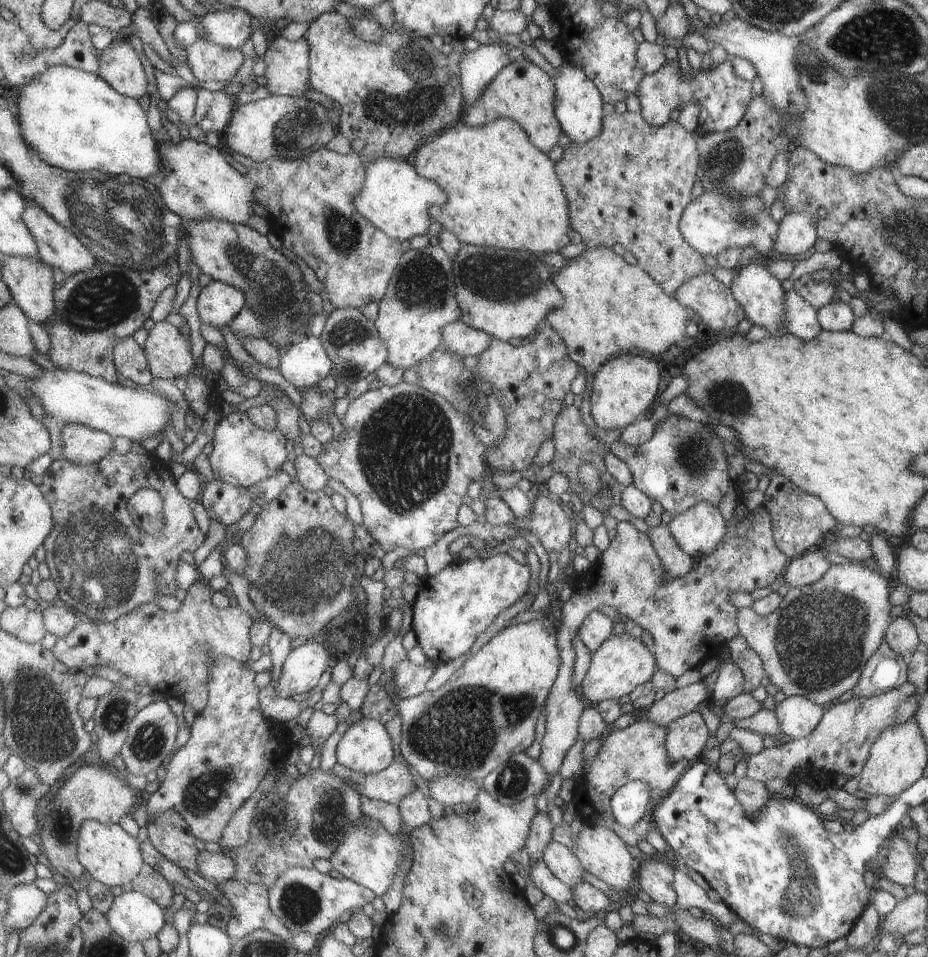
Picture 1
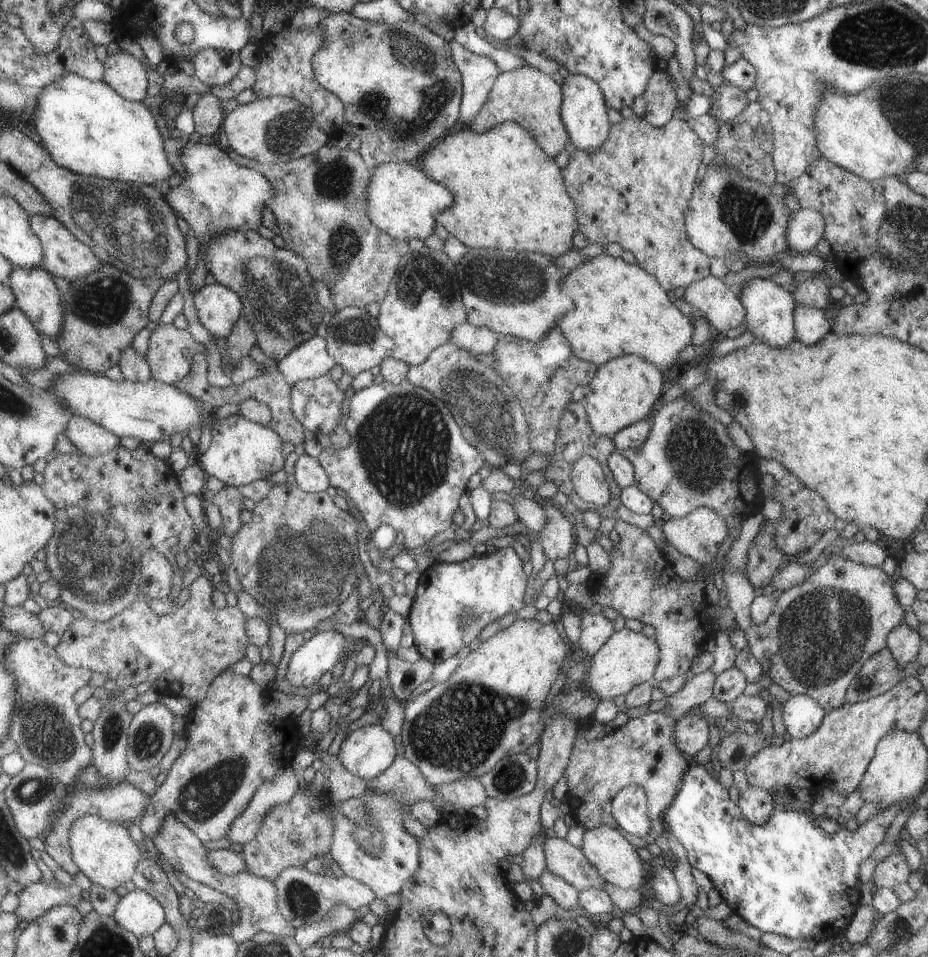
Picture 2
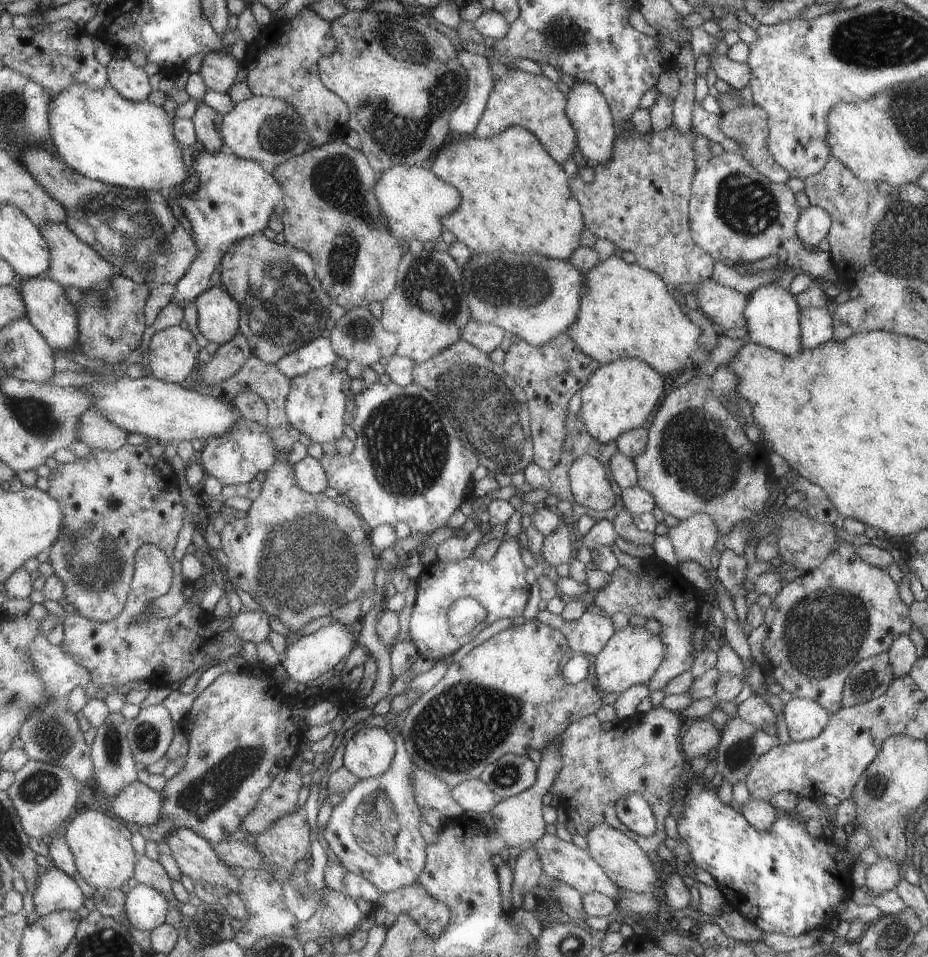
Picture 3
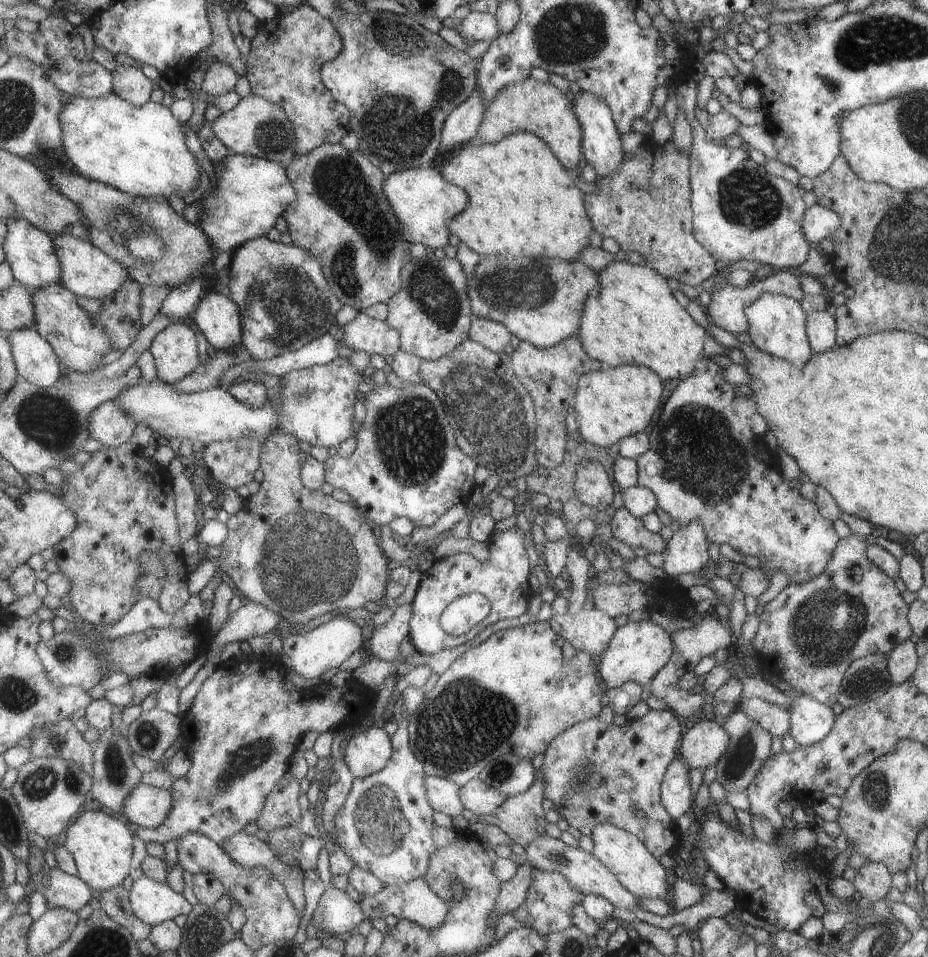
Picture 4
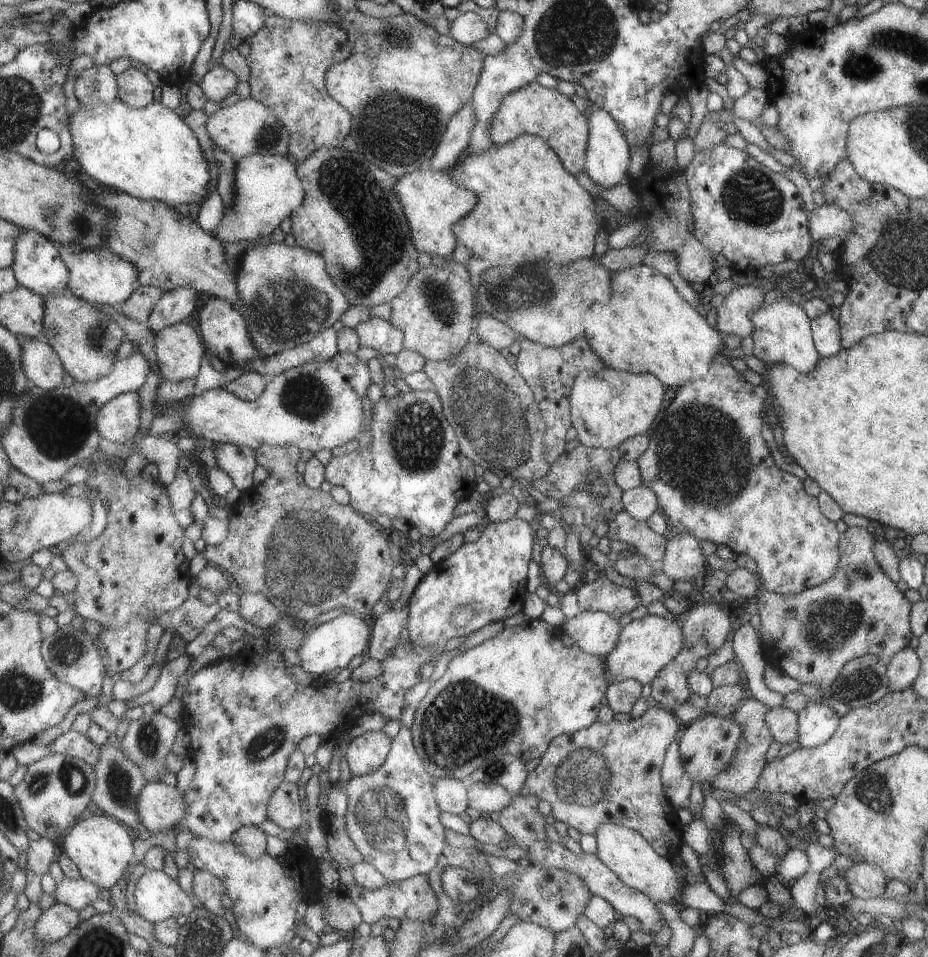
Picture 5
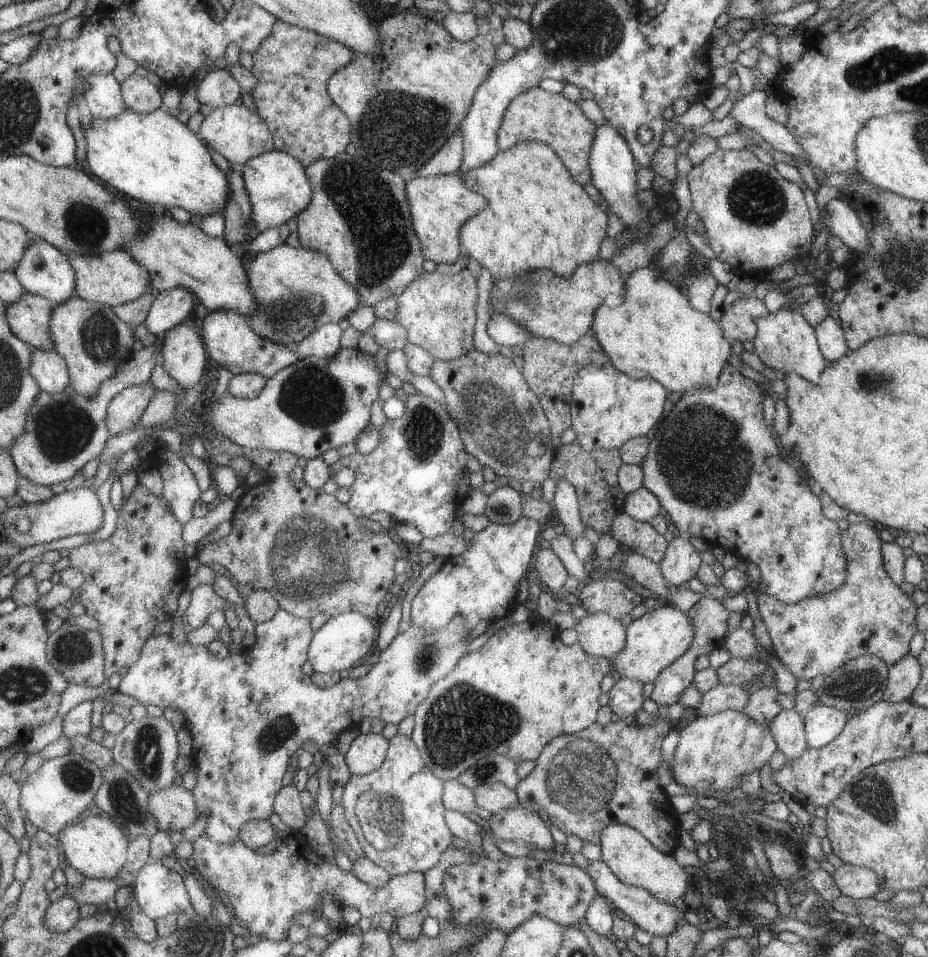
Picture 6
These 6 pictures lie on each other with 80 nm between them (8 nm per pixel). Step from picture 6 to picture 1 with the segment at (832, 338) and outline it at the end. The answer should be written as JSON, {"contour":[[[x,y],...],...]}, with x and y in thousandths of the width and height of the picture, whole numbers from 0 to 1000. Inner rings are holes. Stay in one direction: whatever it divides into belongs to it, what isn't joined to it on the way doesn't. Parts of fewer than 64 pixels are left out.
{"contour":[[[853,301],[847,307],[845,339],[848,348],[866,356],[874,355],[886,344],[880,336],[879,324]]]}

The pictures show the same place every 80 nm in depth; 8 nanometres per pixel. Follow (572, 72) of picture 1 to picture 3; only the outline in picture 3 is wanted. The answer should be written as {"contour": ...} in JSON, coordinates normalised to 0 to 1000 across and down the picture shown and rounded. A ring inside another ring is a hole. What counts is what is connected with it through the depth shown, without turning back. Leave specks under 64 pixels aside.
{"contour":[[[617,87],[614,97],[611,98],[611,123],[619,134],[621,153],[633,171],[652,171],[658,163],[659,150],[665,137],[662,127],[658,127],[661,119],[657,112],[652,109],[650,97],[645,96],[639,88]]]}

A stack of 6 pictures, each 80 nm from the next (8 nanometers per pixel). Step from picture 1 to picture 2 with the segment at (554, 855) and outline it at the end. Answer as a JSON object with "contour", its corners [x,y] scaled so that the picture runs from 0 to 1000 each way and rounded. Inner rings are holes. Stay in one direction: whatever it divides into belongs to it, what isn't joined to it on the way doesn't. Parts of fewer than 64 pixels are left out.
{"contour":[[[587,874],[585,890],[588,908],[621,931],[626,932],[634,928],[649,929],[653,926],[648,913],[631,898],[626,888],[613,882],[609,877]]]}

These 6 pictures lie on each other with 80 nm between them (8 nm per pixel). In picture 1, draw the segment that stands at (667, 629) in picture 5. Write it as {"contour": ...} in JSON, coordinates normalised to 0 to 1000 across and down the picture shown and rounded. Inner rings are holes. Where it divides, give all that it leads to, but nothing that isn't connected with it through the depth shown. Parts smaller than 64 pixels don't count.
{"contour":[[[675,660],[658,662],[643,680],[637,682],[635,698],[624,717],[625,728],[631,737],[639,738],[652,730],[667,731],[684,718],[699,712],[707,698],[705,684],[691,672],[690,667],[683,667]]]}

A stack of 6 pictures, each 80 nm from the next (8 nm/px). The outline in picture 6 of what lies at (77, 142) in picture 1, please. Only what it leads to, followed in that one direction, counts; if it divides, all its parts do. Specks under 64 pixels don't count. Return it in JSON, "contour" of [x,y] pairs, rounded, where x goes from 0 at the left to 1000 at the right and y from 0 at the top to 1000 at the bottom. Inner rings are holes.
{"contour":[[[173,112],[158,119],[133,114],[130,119],[119,124],[98,121],[97,133],[89,136],[89,139],[93,145],[93,171],[97,180],[106,188],[111,188],[113,193],[122,194],[153,213],[163,213],[164,217],[173,215],[181,220],[193,215],[206,225],[212,224],[216,227],[227,224],[230,219],[239,224],[246,202],[242,184],[232,176],[223,159],[223,152],[213,140],[206,136],[203,129],[197,130],[193,123],[184,121],[180,113]]]}

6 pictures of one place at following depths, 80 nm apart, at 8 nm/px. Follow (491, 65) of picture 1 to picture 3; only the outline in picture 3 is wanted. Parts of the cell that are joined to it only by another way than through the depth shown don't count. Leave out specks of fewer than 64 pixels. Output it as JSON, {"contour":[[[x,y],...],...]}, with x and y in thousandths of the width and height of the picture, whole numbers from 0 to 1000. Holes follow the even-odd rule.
{"contour":[[[497,53],[494,54],[494,63],[503,75],[503,96],[494,112],[486,117],[485,125],[482,125],[482,147],[510,140],[530,91],[524,61]]]}

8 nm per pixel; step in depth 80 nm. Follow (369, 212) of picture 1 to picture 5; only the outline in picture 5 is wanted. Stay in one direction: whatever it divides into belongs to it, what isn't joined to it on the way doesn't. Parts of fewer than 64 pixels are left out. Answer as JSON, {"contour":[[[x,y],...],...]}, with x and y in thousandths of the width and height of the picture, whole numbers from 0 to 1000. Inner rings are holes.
{"contour":[[[459,175],[427,187],[423,199],[433,214],[442,237],[442,248],[449,262],[484,271],[492,252],[486,237],[514,213],[512,202],[491,193],[485,187],[484,180],[467,179]]]}

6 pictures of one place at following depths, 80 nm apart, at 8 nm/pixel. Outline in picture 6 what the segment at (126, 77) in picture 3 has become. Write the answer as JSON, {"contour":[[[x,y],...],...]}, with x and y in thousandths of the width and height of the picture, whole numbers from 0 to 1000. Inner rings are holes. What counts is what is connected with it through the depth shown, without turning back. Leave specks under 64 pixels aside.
{"contour":[[[141,76],[130,88],[137,114],[158,119],[177,112],[171,92],[161,82]]]}

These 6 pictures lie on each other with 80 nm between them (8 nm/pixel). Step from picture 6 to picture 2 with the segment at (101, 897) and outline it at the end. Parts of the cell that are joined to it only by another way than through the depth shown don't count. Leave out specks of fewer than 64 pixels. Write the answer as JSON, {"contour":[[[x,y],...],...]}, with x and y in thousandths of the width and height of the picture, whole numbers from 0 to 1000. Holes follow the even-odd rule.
{"contour":[[[45,920],[34,925],[26,927],[18,932],[20,940],[19,948],[15,954],[19,955],[22,961],[33,966],[54,949],[63,948],[67,945],[83,947],[87,940],[87,928],[81,924],[70,926],[70,924],[46,924]]]}

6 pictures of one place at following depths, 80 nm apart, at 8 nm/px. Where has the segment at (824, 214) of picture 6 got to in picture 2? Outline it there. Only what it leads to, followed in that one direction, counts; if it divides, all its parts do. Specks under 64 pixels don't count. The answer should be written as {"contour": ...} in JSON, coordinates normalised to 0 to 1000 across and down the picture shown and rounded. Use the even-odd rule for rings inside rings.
{"contour":[[[860,218],[851,226],[847,238],[847,254],[857,263],[877,263],[877,258],[888,241],[888,228],[883,219]]]}

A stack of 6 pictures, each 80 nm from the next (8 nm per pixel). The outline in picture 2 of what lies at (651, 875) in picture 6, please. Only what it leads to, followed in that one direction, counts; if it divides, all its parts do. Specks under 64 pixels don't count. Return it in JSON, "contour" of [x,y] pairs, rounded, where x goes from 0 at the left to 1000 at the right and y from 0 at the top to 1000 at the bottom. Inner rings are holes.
{"contour":[[[652,862],[630,866],[624,886],[631,894],[631,898],[643,908],[643,911],[648,913],[648,917],[653,923],[658,923],[670,929],[689,930],[689,926],[695,924],[697,909],[693,907],[693,901],[689,899],[684,887],[682,883],[678,884],[678,880],[676,880],[673,876],[669,876],[669,871],[663,869],[662,865],[656,865]]]}

